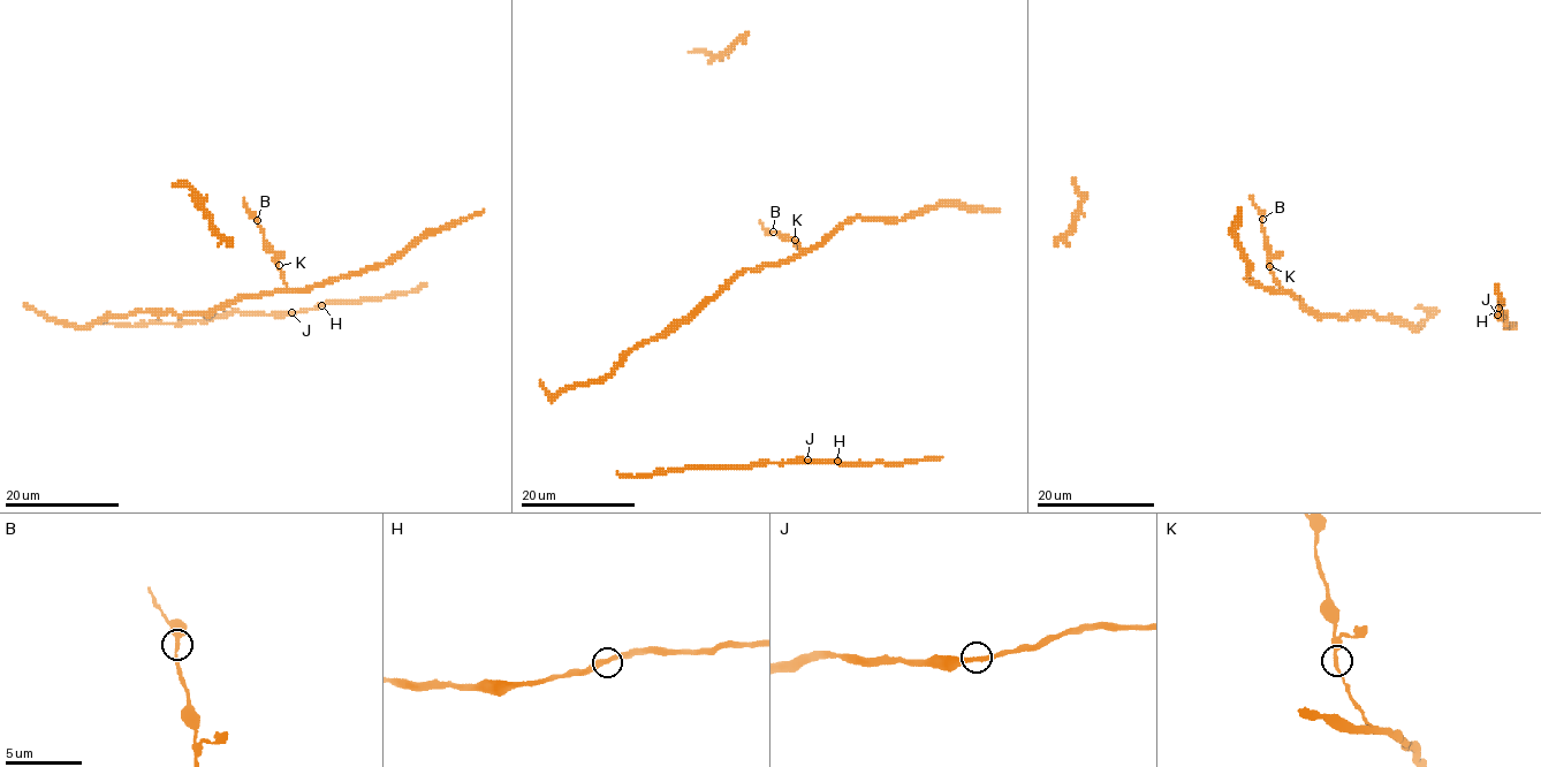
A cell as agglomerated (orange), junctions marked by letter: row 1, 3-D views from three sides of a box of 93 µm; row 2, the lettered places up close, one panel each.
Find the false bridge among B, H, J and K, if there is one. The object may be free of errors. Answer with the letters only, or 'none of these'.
none of these

